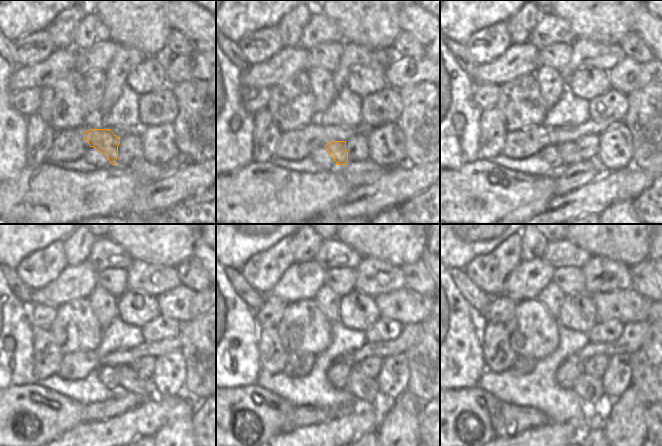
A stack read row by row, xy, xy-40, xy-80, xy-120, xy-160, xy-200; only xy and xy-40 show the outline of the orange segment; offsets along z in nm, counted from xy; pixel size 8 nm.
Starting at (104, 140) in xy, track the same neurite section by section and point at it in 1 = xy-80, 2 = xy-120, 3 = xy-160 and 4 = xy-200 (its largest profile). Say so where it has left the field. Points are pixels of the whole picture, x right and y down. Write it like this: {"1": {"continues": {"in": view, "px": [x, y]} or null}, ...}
{"1": {"continues": {"in": "xy-80", "px": [569, 153]}}, "2": {"continues": {"in": "xy-120", "px": [129, 381]}}, "3": {"continues": {"in": "xy-160", "px": [365, 389]}}, "4": {"continues": {"in": "xy-200", "px": [591, 389]}}}

